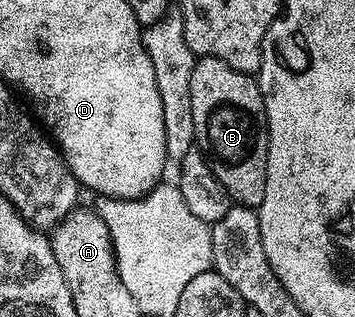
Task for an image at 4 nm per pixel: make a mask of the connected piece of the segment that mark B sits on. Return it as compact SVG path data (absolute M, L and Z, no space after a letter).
M197 57L191 71L191 115L195 123L193 140L215 179L236 204L261 205L269 129L265 125L265 100L261 98L260 84L250 74L235 71L219 59Z

